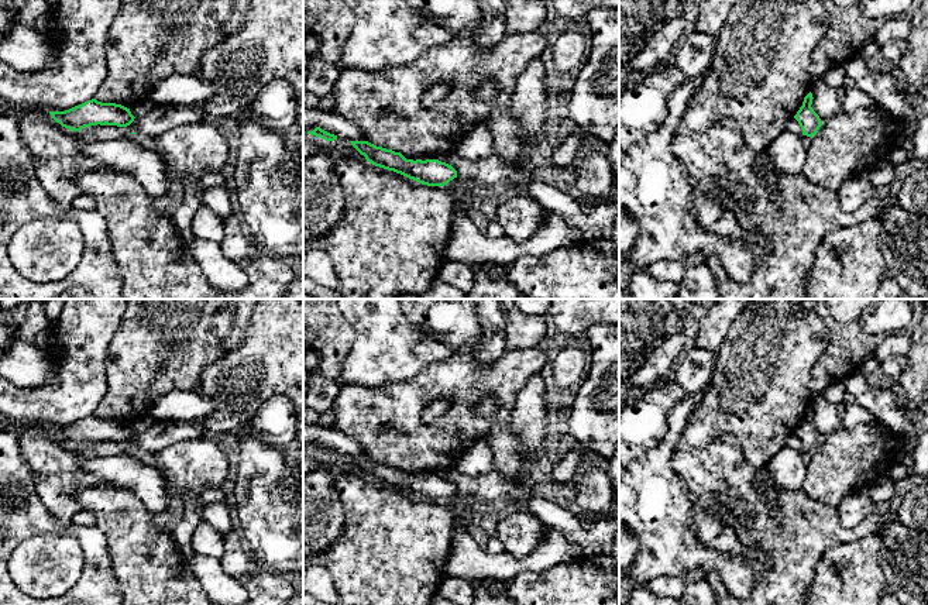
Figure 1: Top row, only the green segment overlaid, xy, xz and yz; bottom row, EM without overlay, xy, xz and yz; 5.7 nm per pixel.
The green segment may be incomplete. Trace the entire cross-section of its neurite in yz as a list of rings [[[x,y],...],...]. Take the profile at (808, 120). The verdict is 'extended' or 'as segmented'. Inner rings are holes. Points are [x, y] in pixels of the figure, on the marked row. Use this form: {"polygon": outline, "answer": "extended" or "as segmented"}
{"polygon": [[[810,92],[802,102],[802,106],[794,116],[794,118],[798,121],[802,135],[812,137],[818,133],[819,127],[822,126],[822,121],[819,116],[812,110],[812,93]]], "answer": "as segmented"}

